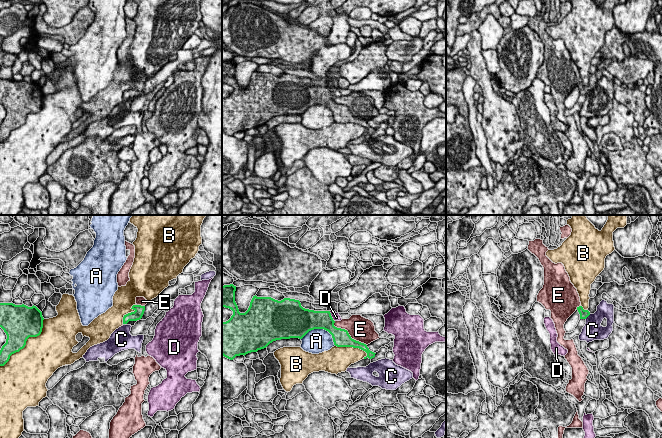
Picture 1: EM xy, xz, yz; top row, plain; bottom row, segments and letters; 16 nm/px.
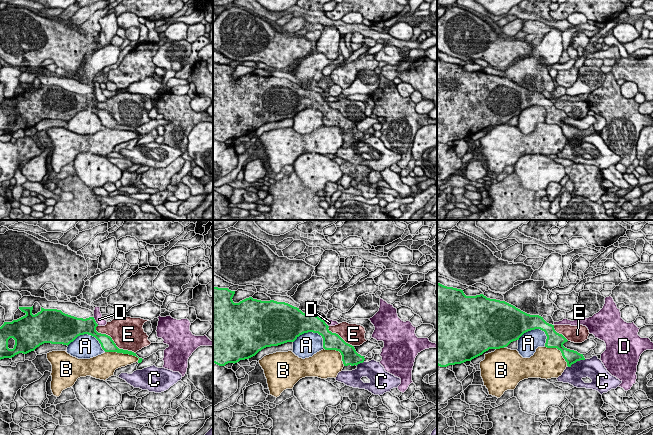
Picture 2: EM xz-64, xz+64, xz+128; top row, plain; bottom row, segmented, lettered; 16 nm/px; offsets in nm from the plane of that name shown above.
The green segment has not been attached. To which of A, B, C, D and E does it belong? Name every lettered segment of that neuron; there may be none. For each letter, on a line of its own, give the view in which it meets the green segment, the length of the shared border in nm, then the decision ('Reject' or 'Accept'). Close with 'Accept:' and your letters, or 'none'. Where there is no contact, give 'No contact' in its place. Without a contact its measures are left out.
A: Touches green in xz. Shared border 550 nm. Reject
B: Touches green in xy. Shared border 1050 nm. Reject
C: Touches green in yz. Shared border 120 nm. Reject
D: Touches green in xz. Shared border 190 nm. Reject
E: Touches green in xz. Shared border 650 nm. Reject
Accept: none

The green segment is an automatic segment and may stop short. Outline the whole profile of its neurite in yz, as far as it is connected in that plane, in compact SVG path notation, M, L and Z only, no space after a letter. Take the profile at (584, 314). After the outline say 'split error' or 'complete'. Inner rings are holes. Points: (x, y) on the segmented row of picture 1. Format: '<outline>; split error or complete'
M630 280L624 285L619 285L613 281L604 283L598 290L594 298L589 299L589 308L584 310L582 306L577 307L580 319L586 319L590 314L597 311L602 294L606 293L613 301L619 303L623 308L637 307L639 303L647 302L650 295L654 295L656 287L650 283L640 283Z; split error

